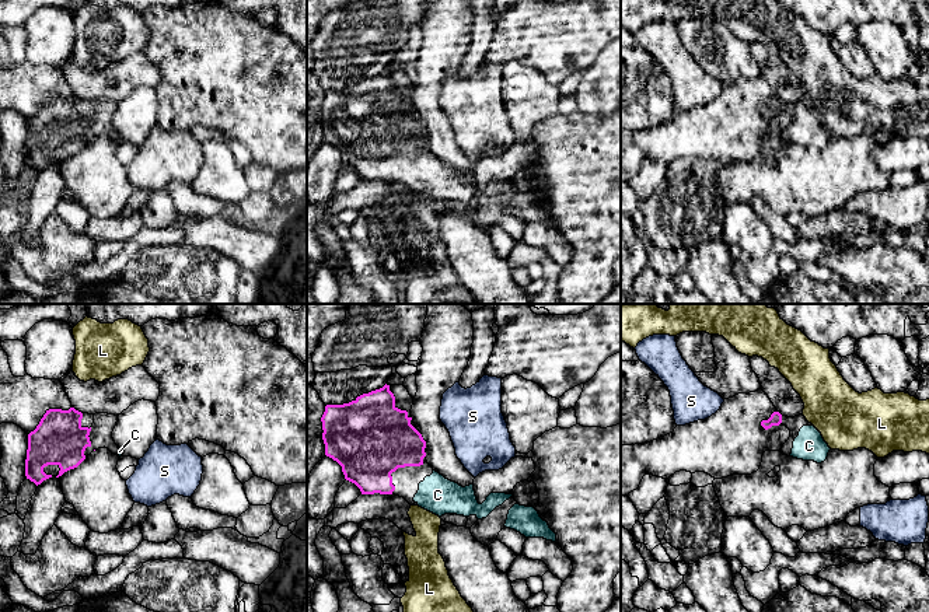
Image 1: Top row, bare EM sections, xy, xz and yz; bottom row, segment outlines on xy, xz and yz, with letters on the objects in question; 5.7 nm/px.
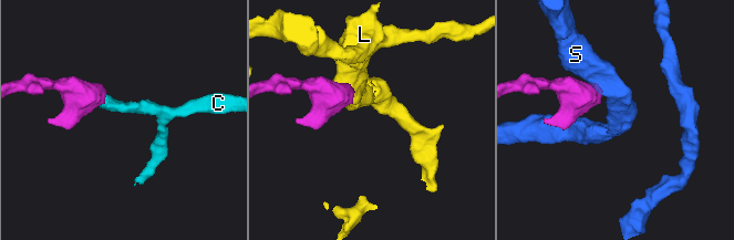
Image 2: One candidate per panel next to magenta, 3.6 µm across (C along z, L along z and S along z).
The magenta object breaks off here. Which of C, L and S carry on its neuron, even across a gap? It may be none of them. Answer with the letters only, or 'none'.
C

